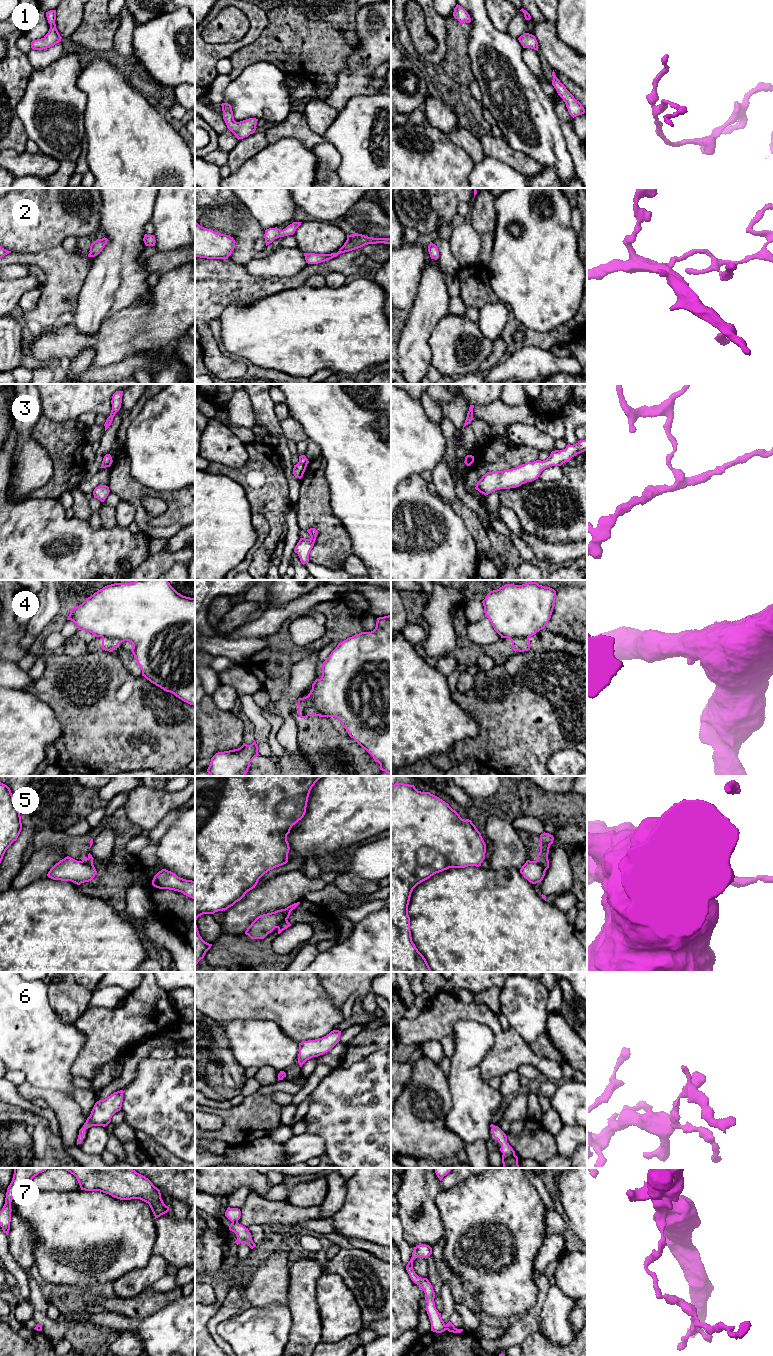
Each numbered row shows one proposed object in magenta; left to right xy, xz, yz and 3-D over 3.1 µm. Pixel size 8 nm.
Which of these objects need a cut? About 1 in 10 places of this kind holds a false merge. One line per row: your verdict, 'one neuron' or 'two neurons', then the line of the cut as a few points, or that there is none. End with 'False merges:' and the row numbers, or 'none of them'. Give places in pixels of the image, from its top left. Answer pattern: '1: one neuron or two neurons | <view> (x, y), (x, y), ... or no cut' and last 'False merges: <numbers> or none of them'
1: one neuron | no cut
2: one neuron | no cut
3: one neuron | no cut
4: two neurons | xz (300, 698), (307, 704), (308, 715)
5: two neurons | yz (534, 861), (538, 862), (545, 871)
6: one neuron | no cut
7: two neurons | xz (237, 1221), (232, 1223)
False merges: 4, 5, 7

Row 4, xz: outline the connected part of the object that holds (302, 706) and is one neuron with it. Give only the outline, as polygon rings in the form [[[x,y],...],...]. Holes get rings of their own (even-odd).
[[[301,698],[298,699],[298,715],[300,718],[307,718],[308,712],[307,712],[308,704],[305,703]]]

